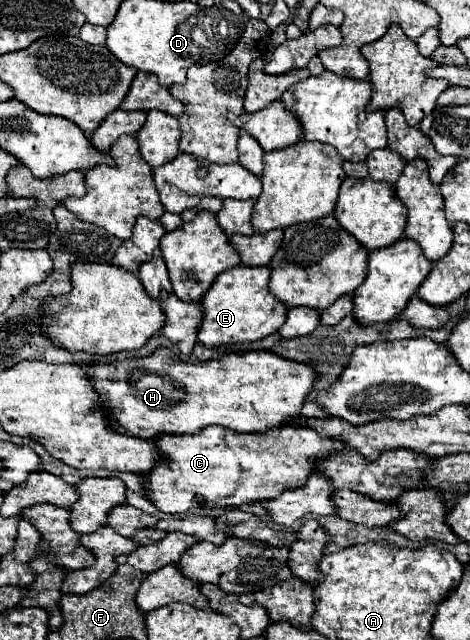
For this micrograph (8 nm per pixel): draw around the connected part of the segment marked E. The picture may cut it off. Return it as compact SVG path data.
M269 265L265 267L243 267L223 271L211 289L205 293L203 305L203 323L199 329L199 341L205 347L217 347L223 343L239 341L259 341L281 329L287 317L287 307L281 305L277 297L269 293Z

